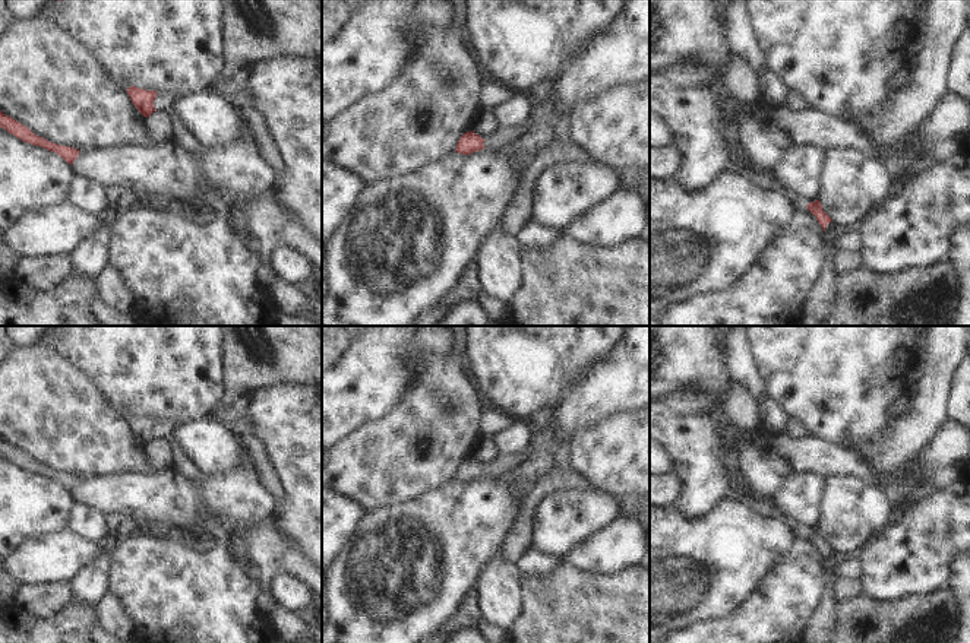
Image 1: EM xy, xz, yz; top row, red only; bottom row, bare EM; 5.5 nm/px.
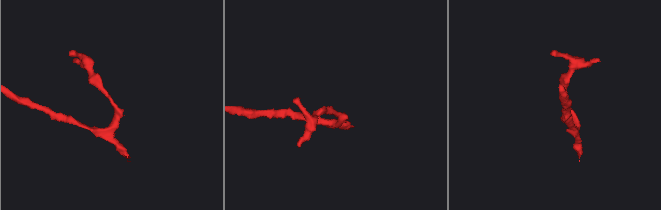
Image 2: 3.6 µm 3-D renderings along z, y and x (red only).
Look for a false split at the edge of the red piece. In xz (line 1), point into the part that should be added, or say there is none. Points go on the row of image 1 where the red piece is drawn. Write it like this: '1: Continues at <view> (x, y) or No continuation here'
1: Continues at xz (512, 135)

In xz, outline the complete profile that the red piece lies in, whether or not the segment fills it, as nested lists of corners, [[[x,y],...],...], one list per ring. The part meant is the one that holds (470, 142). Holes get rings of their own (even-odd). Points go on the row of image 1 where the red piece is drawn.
[[[533,114],[531,120],[524,126],[509,129],[500,127],[495,134],[484,139],[470,130],[459,137],[455,146],[455,152],[470,155],[481,149],[499,149],[508,143],[516,143],[537,124],[538,121],[535,118],[535,114]]]

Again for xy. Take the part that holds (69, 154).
[[[0,111],[0,127],[25,143],[31,143],[34,146],[41,146],[50,152],[56,152],[60,158],[63,158],[70,165],[78,158],[79,153],[78,149],[51,143],[44,137],[34,134],[28,127],[18,123],[12,117],[3,114],[1,111]]]

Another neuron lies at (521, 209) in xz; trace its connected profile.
[[[540,82],[530,89],[528,95],[535,104],[547,104],[557,110],[554,140],[524,171],[515,197],[502,218],[500,227],[511,235],[516,235],[534,218],[534,190],[538,177],[547,168],[563,162],[585,164],[591,161],[590,155],[575,145],[571,137],[569,115],[559,110],[553,83]]]

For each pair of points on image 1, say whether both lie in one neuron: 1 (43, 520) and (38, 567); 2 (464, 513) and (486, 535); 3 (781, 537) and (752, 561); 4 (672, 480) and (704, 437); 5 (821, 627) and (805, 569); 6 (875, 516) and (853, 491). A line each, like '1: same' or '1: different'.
1: different
2: same
3: same
4: different
5: different
6: same

